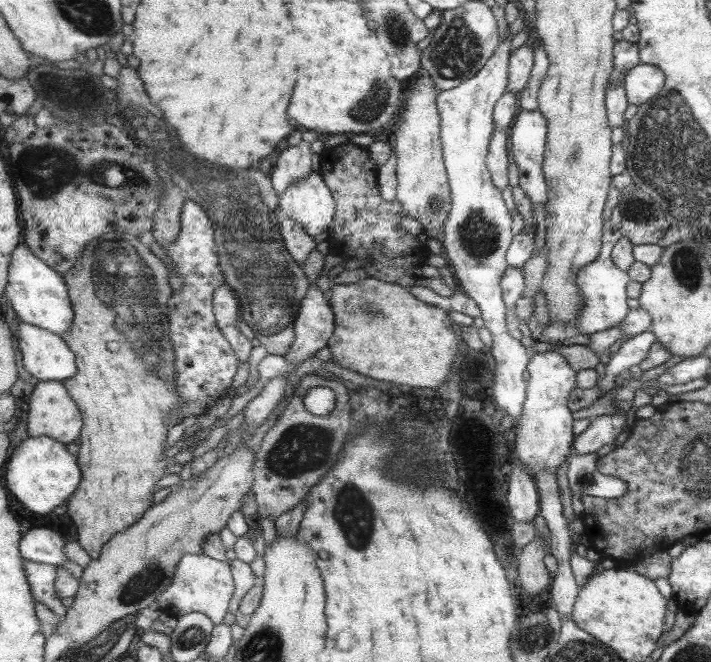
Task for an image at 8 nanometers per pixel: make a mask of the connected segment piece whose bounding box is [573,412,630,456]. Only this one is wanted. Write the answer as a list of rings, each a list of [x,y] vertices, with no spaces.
[[[625,412],[591,418],[587,428],[574,438],[573,452],[577,456],[591,454],[612,443],[616,436],[629,427],[630,416]]]

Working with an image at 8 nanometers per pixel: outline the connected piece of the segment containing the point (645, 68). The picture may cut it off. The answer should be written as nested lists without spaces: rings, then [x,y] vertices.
[[[640,62],[626,74],[626,102],[639,107],[650,101],[650,98],[654,97],[664,84],[665,75],[662,70]]]

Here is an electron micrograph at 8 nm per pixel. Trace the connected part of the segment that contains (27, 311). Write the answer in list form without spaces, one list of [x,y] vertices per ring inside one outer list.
[[[22,242],[11,260],[11,280],[5,294],[12,302],[12,308],[17,318],[41,327],[51,333],[63,336],[71,330],[75,320],[75,309],[70,297],[70,290],[64,275],[47,265],[42,258],[28,248]]]

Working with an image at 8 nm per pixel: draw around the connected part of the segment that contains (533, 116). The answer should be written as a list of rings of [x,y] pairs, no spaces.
[[[538,111],[519,112],[515,116],[512,124],[509,126],[509,134],[511,143],[508,146],[508,153],[512,162],[517,164],[519,172],[520,190],[526,192],[527,198],[530,198],[531,206],[541,204],[545,206],[548,200],[547,182],[545,176],[542,174],[542,164],[545,160],[546,151],[546,119]]]

